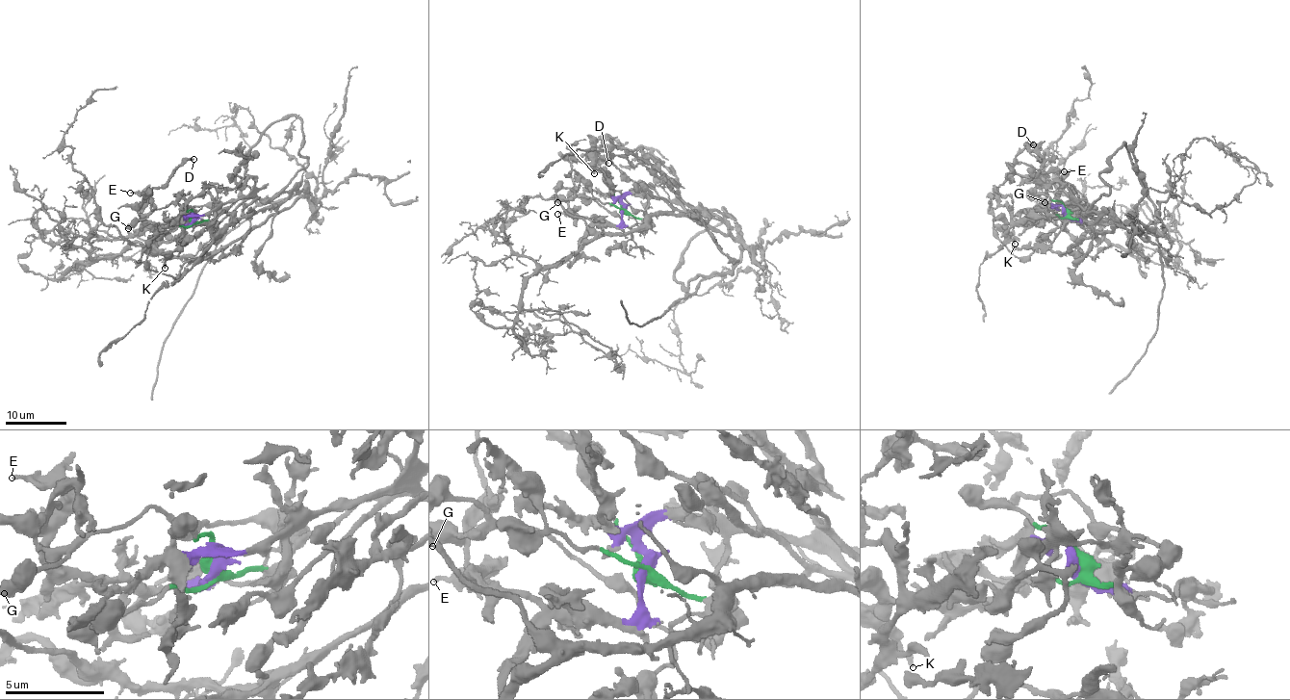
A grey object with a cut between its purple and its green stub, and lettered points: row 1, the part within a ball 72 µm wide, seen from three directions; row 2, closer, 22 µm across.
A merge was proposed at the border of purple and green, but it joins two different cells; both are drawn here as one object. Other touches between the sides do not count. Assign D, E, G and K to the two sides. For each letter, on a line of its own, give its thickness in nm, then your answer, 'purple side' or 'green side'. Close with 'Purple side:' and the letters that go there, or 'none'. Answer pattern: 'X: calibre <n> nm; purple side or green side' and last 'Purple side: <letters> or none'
D: calibre 280 nm; purple side
E: calibre 180 nm; purple side
G: calibre 160 nm; green side
K: calibre 170 nm; green side
Purple side: D, E

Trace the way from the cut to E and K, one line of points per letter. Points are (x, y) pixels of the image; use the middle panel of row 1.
E: (623, 209), (618, 224), (590, 221), (578, 217), (570, 209), (574, 210), (557, 214)
K: (623, 209), (636, 218), (672, 211), (654, 190), (633, 182), (608, 157), (597, 157), (594, 173)

